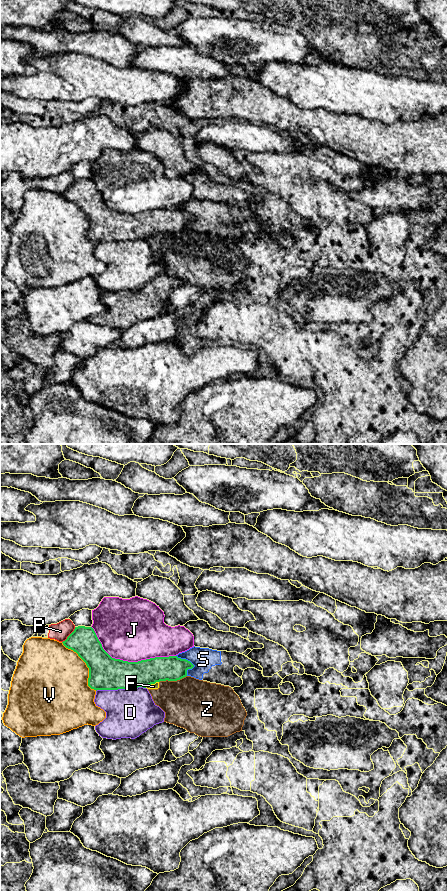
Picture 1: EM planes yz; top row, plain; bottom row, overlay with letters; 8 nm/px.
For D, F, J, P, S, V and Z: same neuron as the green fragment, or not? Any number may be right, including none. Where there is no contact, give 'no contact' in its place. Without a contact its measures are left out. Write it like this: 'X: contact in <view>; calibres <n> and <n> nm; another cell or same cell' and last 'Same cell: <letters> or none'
D: contact in yz; calibres 280 and 380 nm; another cell
F: contact in yz; calibres 220 and 50 nm; another cell
J: contact in yz; calibres 280 and 500 nm; another cell
P: contact in yz; calibres 220 and 140 nm; another cell
S: contact in yz; calibres 200 and 180 nm; another cell
V: contact in yz; calibres 280 and 480 nm; another cell
Z: contact in yz; calibres 220 and 420 nm; another cell
Same cell: none

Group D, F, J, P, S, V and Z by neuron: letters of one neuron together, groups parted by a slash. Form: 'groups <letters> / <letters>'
groups D / F Z / J / P / S / V

